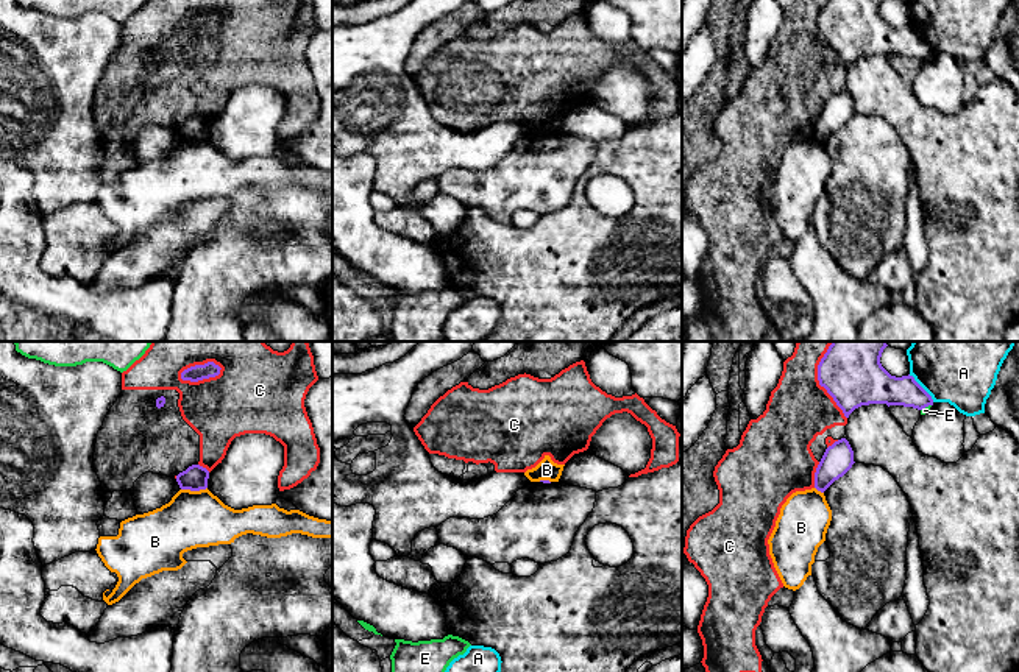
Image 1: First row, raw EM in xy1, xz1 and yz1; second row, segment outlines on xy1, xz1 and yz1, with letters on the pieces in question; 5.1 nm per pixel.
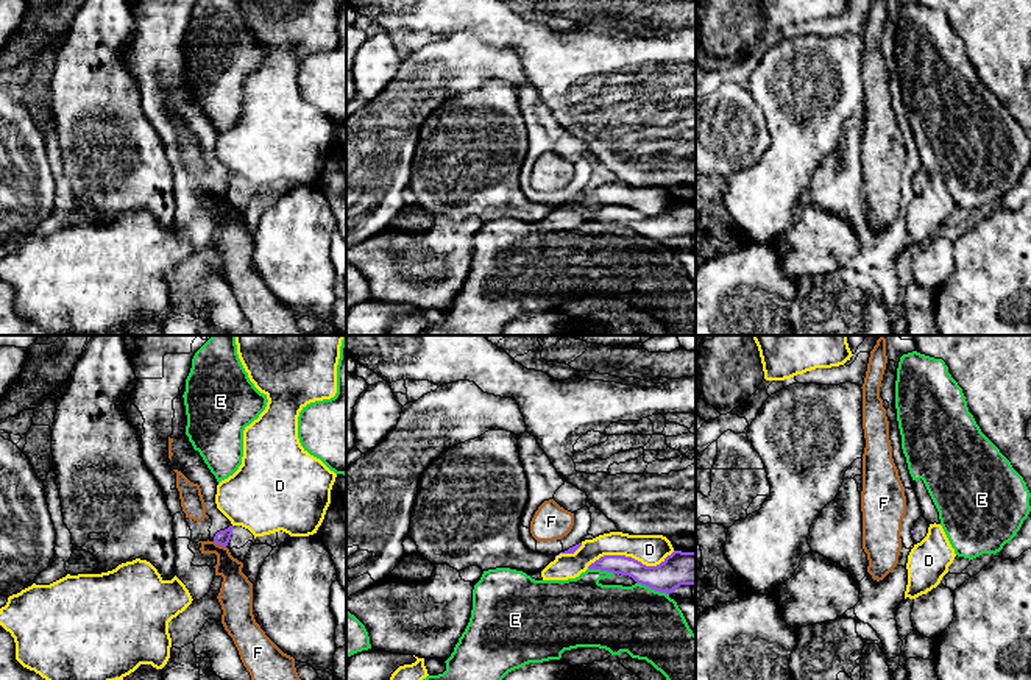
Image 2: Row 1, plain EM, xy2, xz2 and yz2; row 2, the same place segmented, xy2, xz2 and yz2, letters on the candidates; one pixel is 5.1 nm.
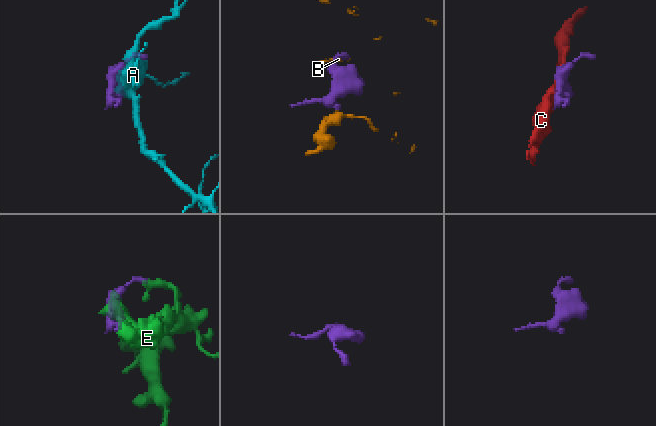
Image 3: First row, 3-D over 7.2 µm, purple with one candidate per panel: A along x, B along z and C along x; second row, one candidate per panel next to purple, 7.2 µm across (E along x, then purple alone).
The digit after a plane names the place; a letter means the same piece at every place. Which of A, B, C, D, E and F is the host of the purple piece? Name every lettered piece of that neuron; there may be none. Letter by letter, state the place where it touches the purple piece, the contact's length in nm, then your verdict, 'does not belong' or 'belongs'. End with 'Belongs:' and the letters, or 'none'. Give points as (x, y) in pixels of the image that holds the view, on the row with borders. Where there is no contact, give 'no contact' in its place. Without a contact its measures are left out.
A: meets purple in yz1 at (921, 387); contact 190 nm long; does not belong
B: meets purple in xy1 at (194, 490); contact 140 nm long; does not belong
C: meets purple in xy1 at (202, 379); contact 220 nm long; does not belong
D: meets purple in xz2 at (630, 557); contact 460 nm long; does not belong
E: meets purple in xz2 at (652, 588); contact 180 nm long; does not belong
F: meets purple in xy2 at (220, 545); contact 80 nm long; does not belong
Belongs: none

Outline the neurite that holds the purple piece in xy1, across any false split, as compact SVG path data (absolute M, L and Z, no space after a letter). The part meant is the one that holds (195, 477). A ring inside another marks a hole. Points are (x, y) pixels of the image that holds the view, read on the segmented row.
M192 465L176 476L181 490L200 491L208 488L209 471L200 465Z

